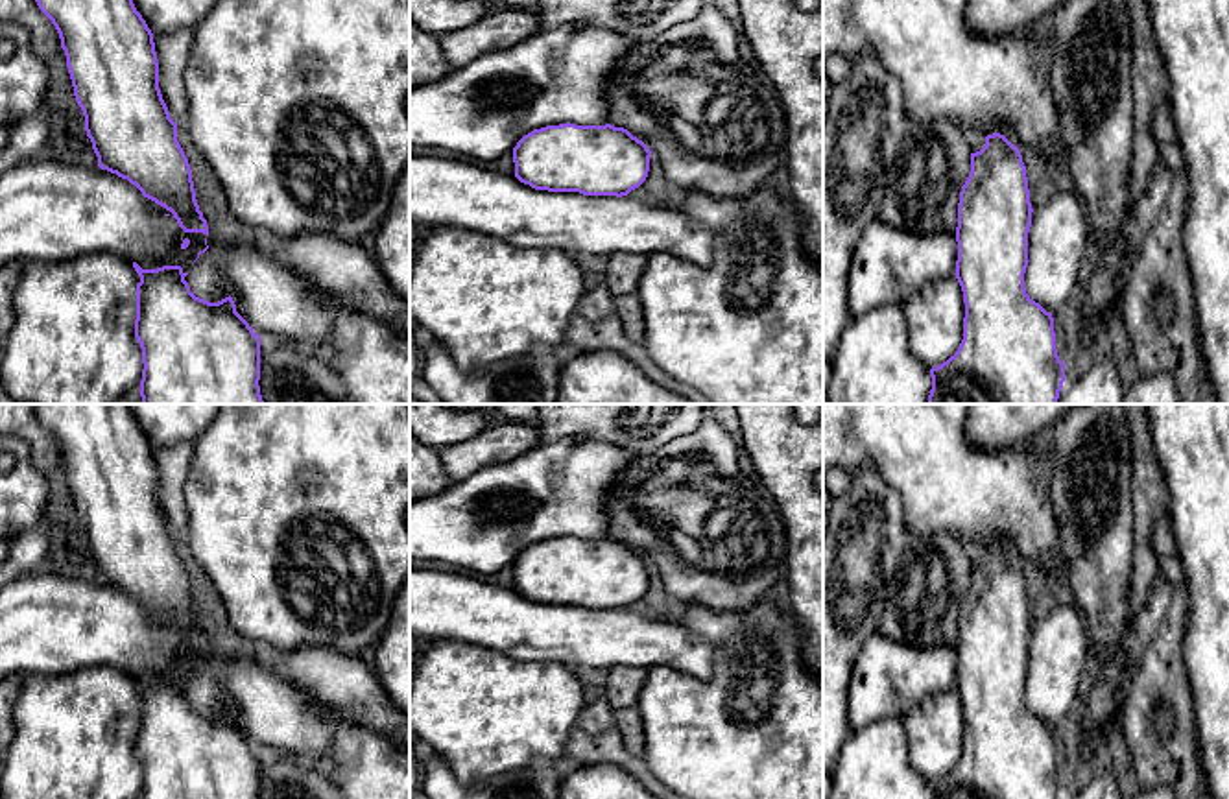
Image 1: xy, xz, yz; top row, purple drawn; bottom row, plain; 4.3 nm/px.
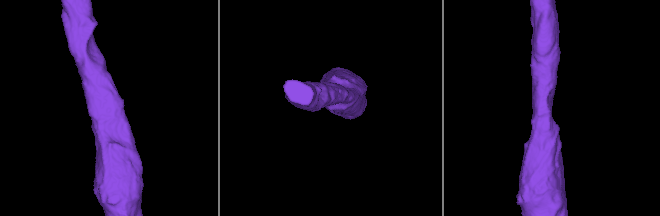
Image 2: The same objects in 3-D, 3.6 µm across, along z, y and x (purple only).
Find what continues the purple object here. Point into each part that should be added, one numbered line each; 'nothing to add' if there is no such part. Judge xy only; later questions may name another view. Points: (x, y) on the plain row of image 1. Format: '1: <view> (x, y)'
nothing to add

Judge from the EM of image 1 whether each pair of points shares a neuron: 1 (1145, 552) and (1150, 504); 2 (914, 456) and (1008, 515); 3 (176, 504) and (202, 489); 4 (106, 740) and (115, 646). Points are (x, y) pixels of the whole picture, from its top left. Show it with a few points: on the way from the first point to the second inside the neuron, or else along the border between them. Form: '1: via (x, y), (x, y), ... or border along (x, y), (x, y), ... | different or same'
1: via (1145, 541), (1145, 515) | same
2: via (938, 473), (954, 488), (984, 493) | same
3: border along (192, 456), (185, 484), (187, 530), (181, 537) | different
4: border along (71, 670), (115, 667), (131, 678) | different

